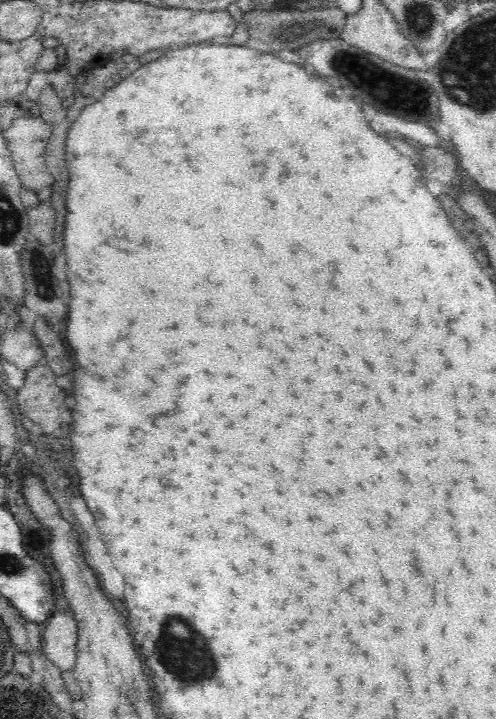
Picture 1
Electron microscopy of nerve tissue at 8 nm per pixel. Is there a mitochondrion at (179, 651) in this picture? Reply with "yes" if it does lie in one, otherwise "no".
yes

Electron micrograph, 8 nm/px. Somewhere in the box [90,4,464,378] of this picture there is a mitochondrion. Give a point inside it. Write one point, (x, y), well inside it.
(383, 83)

